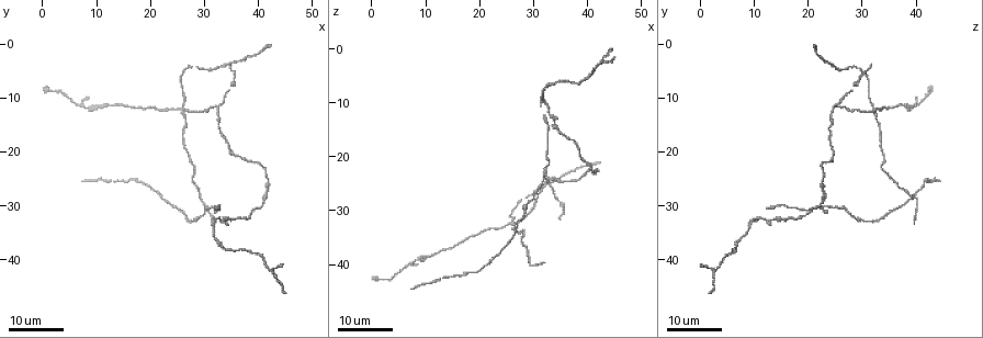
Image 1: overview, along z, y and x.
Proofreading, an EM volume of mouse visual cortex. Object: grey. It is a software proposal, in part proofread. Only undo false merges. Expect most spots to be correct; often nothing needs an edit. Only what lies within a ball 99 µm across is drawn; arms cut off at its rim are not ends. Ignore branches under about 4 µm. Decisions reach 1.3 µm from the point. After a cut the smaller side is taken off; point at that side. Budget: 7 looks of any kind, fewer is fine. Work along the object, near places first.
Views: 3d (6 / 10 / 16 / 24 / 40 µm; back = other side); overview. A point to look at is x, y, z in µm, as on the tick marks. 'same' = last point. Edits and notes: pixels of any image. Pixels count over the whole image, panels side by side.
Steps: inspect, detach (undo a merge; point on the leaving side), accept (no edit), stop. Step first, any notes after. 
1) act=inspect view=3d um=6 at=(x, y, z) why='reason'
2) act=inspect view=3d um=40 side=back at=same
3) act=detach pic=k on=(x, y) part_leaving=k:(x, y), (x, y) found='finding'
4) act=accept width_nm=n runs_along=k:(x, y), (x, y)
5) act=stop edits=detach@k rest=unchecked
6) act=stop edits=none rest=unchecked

act=inspect view=3d um=16 at=(40.5, 29.5, 23.0)

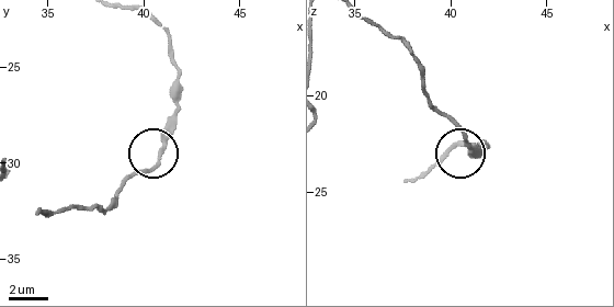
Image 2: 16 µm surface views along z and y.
act=inspect view=3d um=10 at=(40.9, 29.2, 22.6) why='zoom in'

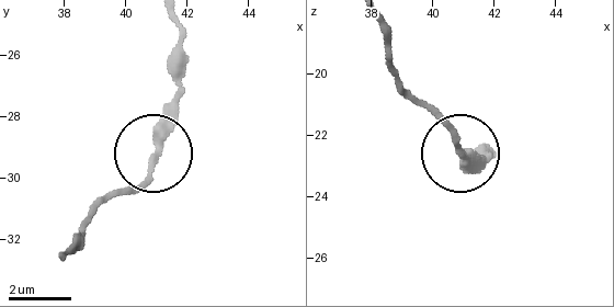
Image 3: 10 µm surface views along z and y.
act=accept runs_along=3:(156, 151), (174, 57) found='one neuron here'

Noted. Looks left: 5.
act=inspect view=3d um=24 at=(32.0, 12.0, 25.0) why='three-way junction'

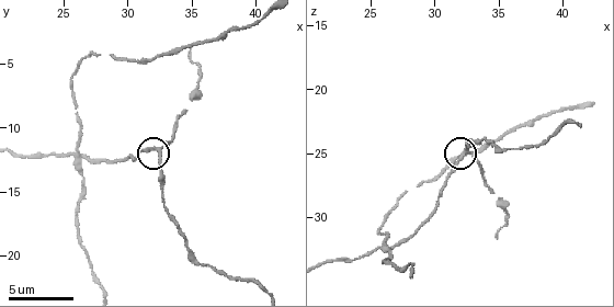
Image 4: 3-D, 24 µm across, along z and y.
act=inspect view=3d um=10 at=(32.4, 11.8, 24.8)

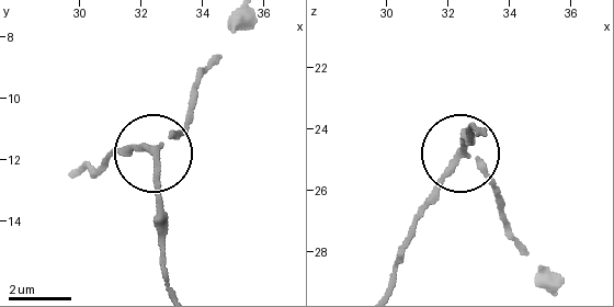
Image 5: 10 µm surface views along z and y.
act=inspect view=3d um=6 at=(32.2, 11.6, 25.0) why='closer look'

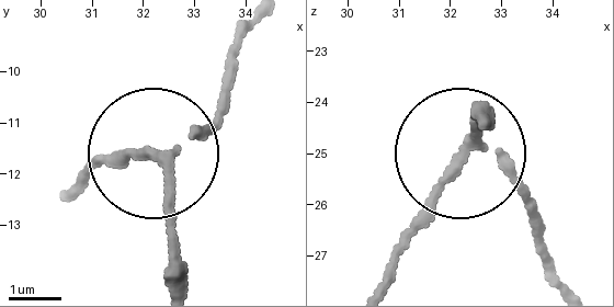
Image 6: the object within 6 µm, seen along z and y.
act=accept arms=3 found='continuous, no second neuron'

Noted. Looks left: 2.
act=inspect view=3d um=10 at=(26.0, 11.8, 32.2) why='four-way junction'

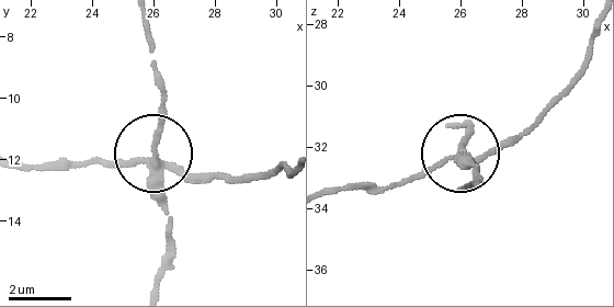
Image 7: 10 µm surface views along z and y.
act=detach pic=7 on=(167, 213) width_nm=220 part_leaving=7:(152, 161), (160, 78), (147, 23) found='two neurons meet here'

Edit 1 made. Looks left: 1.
act=stop edits=detach@7 rest=unchecked

